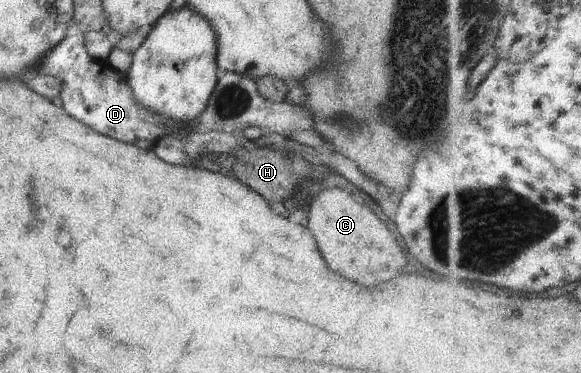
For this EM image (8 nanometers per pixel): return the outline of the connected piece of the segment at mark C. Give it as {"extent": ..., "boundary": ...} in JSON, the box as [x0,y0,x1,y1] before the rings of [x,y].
{"extent":[307,190,407,288],"boundary":[[[321,190],[309,206],[307,220],[307,228],[315,236],[319,252],[327,266],[337,274],[349,278],[351,282],[371,288],[399,274],[399,270],[407,262],[397,240],[389,234],[385,224],[381,224],[367,206],[353,202],[351,196],[343,190]]]}

